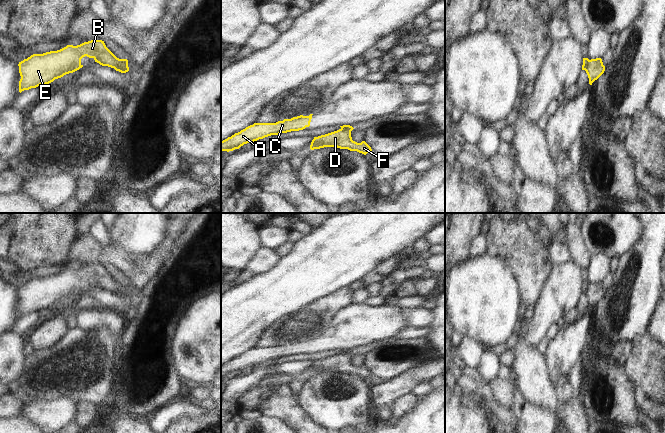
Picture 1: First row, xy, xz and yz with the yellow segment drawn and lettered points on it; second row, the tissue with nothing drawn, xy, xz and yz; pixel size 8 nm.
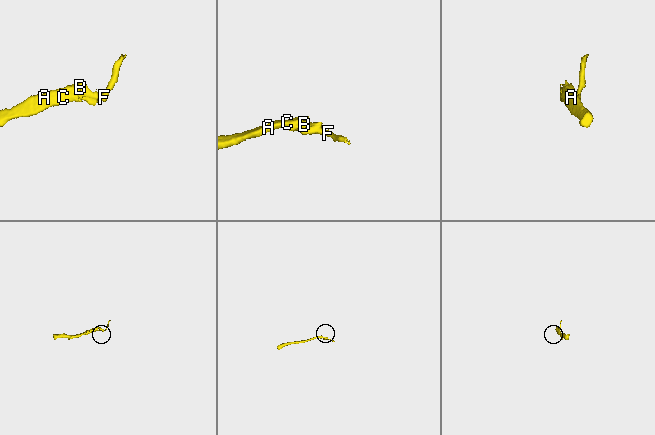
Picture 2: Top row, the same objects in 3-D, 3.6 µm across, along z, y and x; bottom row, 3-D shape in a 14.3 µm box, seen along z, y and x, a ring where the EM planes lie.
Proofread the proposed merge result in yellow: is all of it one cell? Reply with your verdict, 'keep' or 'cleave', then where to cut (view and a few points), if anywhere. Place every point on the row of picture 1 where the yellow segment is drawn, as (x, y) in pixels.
cleave | xy (114, 68), (126, 71)

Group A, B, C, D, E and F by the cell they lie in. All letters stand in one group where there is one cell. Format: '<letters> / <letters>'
A B C E / D F

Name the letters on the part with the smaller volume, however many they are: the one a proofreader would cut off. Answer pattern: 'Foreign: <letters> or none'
Foreign: D, F

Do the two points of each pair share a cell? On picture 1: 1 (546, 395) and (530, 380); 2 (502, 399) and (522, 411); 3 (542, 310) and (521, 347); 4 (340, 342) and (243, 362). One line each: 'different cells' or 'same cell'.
1: same cell
2: different cells
3: different cells
4: same cell

